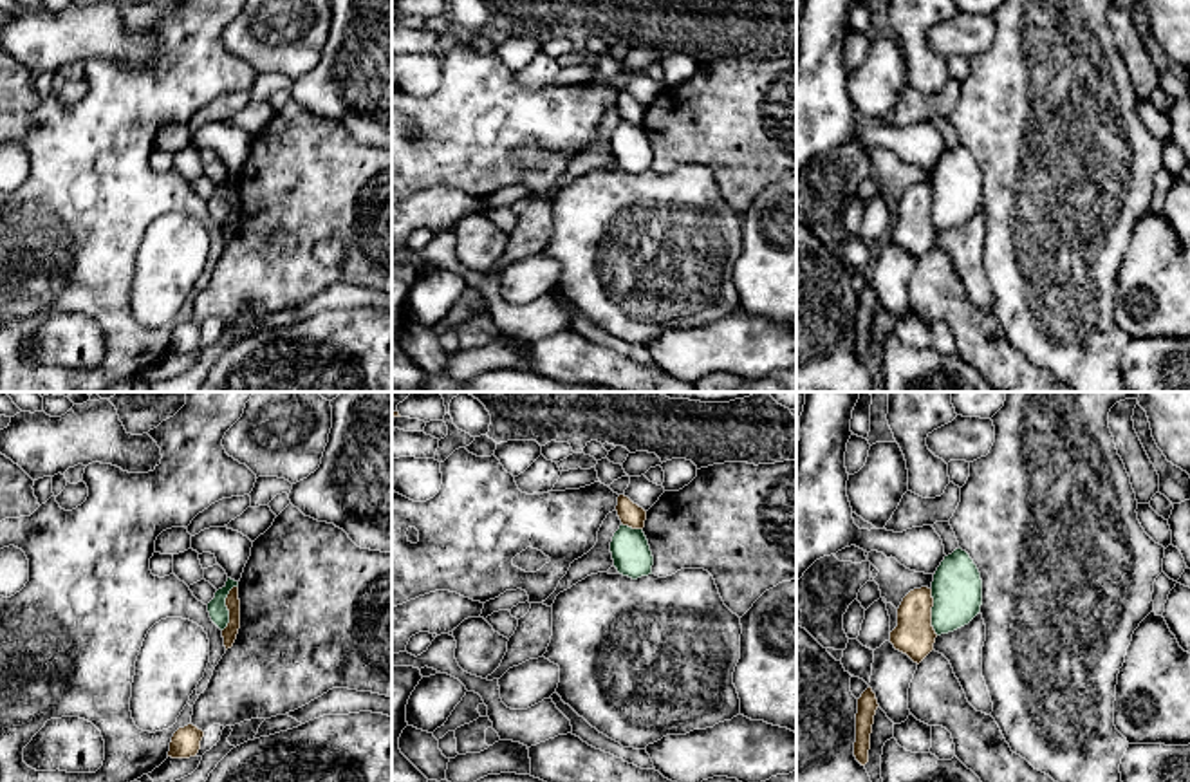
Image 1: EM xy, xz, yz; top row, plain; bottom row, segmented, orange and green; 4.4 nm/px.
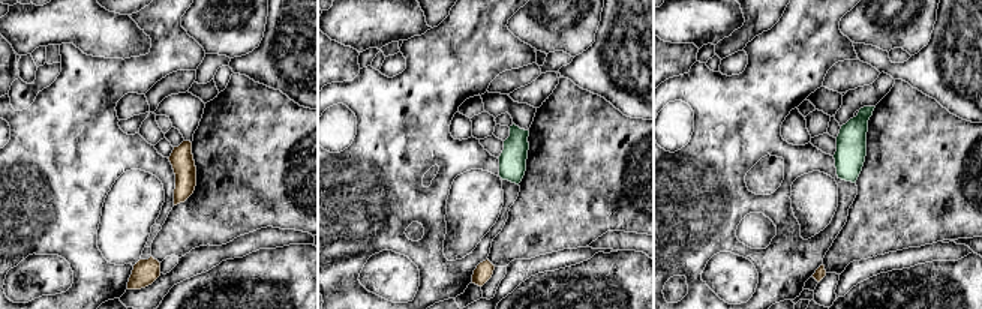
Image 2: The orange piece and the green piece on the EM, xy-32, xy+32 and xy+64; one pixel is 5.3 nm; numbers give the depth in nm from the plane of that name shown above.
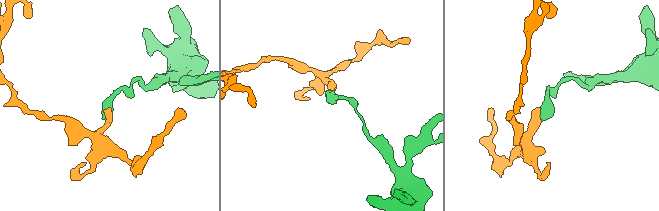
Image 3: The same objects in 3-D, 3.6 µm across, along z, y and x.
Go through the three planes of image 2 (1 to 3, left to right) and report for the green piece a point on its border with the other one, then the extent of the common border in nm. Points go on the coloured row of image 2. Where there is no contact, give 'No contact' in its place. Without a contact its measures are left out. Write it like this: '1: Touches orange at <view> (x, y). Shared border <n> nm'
1: No contact
2: No contact
3: No contact

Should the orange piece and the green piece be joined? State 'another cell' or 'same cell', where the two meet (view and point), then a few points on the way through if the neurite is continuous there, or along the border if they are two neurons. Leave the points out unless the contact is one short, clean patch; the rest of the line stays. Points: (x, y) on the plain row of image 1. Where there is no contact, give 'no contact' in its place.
another cell; meets orange in xy at (226, 201); border along xy (237, 181), (226, 194), (228, 221), (223, 226)

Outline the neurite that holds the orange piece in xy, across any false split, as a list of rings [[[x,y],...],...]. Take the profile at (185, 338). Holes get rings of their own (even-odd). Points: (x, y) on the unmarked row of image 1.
[[[193,320],[179,323],[172,332],[168,352],[172,354],[195,352],[200,345],[202,332],[204,327]]]

